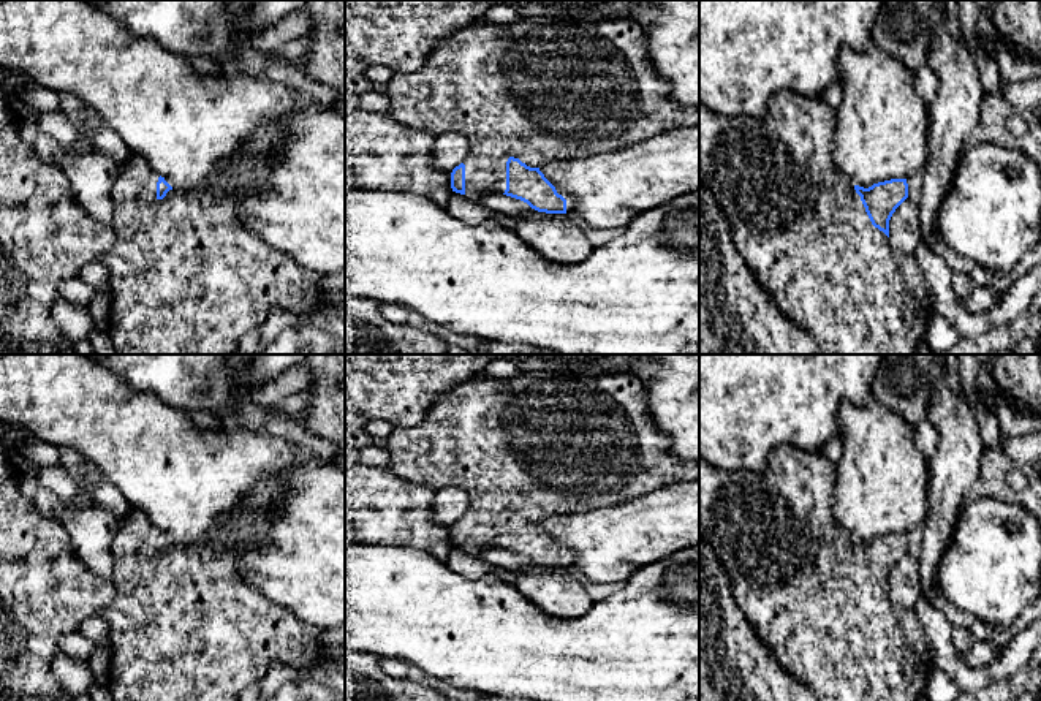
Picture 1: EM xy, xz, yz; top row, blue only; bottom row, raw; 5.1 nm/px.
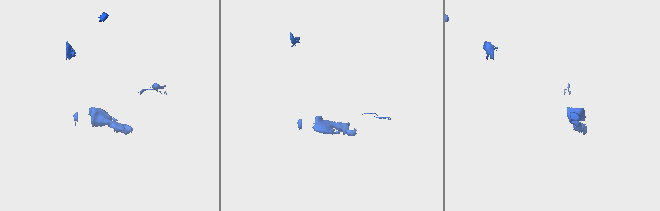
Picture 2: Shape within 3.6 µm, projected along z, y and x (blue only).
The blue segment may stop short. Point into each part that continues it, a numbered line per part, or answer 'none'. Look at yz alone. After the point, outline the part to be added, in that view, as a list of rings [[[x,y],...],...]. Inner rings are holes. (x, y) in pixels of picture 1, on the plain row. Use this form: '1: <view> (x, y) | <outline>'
1: yz (799, 579) | [[[780,445],[763,472],[726,472],[699,457],[699,522],[704,538],[731,581],[731,593],[775,660],[802,680],[818,701],[919,701],[933,658],[914,609],[895,604],[875,582],[853,535],[837,521],[832,505],[835,464],[821,453]]]

